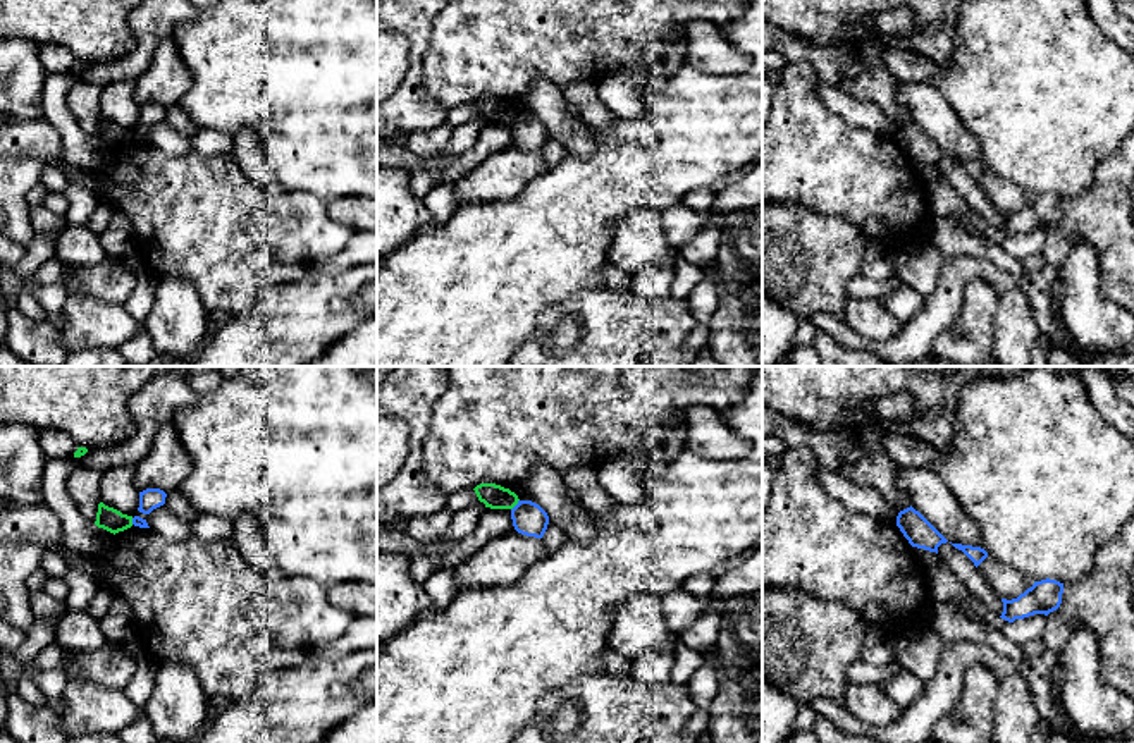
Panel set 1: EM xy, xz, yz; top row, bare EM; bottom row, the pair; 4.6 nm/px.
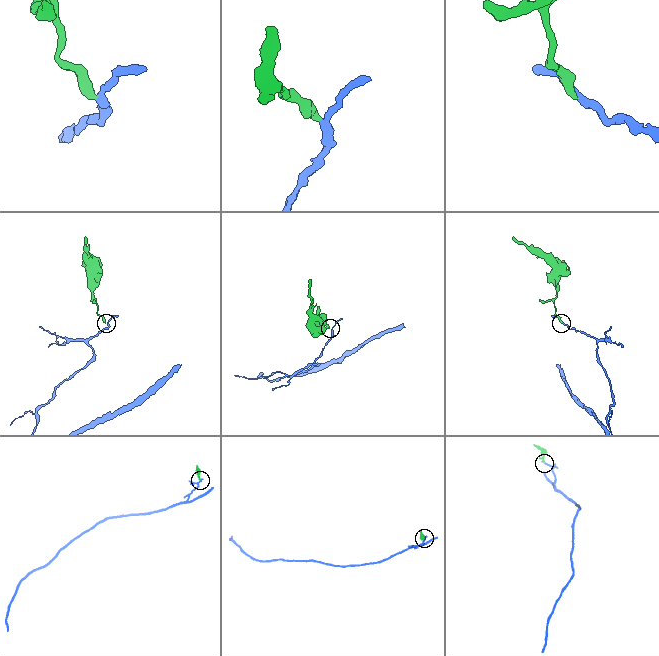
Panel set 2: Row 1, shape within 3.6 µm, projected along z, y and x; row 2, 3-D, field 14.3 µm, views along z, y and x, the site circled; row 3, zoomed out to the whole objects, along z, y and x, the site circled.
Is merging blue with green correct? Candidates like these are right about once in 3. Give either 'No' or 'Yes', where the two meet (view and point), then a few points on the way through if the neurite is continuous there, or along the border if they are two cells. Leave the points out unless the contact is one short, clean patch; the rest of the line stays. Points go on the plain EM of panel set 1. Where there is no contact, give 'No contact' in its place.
No. Touches blue at xz (517, 119). Boundary: xz (518, 114), (511, 124)

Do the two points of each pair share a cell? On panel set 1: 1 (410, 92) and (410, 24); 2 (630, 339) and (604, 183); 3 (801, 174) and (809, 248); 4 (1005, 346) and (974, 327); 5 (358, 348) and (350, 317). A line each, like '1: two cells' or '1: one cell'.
1: one cell
2: two cells
3: two cells
4: two cells
5: two cells

